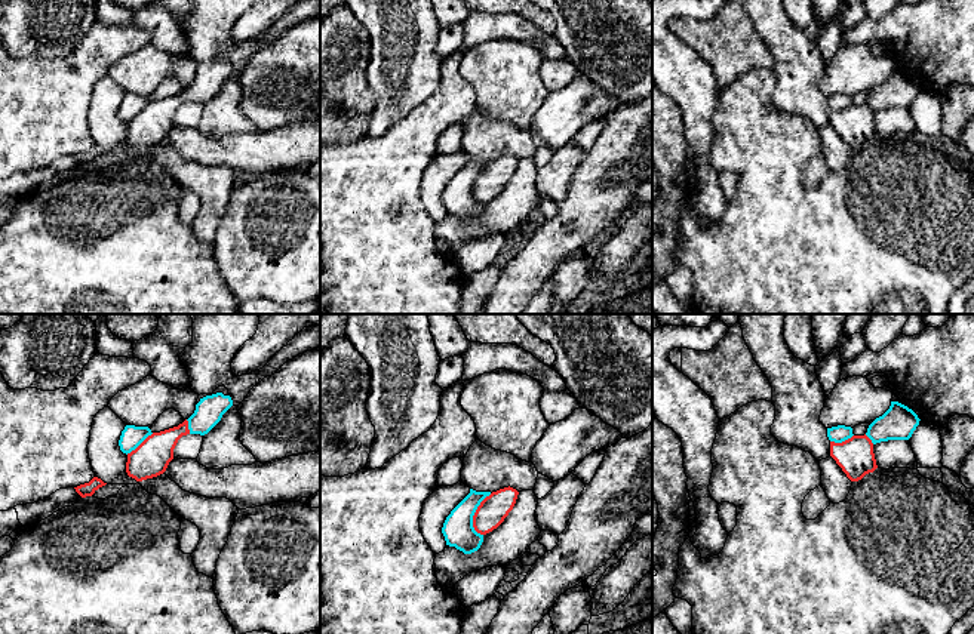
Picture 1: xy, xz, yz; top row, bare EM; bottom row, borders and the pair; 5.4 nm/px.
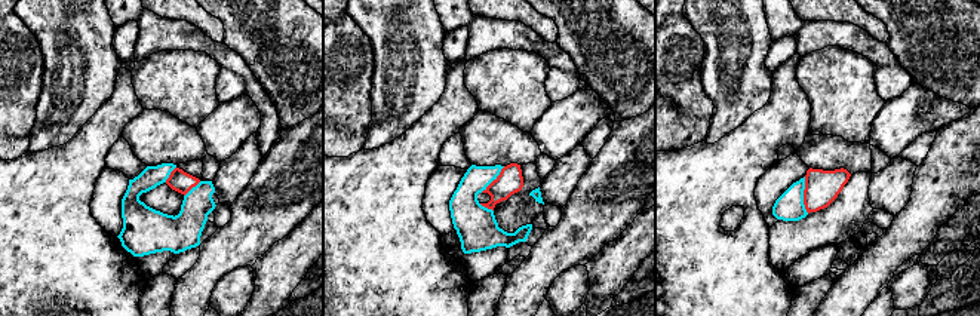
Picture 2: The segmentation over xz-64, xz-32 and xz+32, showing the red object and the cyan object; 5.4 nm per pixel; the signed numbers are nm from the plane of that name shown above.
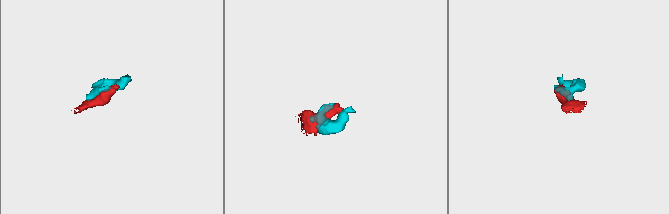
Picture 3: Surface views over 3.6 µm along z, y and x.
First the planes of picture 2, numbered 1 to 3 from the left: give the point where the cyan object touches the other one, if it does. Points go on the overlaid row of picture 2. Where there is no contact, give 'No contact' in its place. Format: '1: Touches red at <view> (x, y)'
1: Touches red at xz-64 (191, 187)
2: Touches red at xz-32 (494, 180)
3: Touches red at xz+32 (804, 195)

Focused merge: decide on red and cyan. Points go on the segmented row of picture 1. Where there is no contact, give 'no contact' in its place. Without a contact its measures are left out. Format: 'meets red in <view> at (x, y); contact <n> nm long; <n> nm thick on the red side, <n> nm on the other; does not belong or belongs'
meets red in xz at (475, 514); contact 240 nm long; 160 nm thick on the red side, 170 nm on the other; belongs

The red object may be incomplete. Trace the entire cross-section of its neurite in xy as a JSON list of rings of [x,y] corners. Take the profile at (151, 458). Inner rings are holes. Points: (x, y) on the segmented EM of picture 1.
[[[218,387],[212,394],[200,394],[194,413],[178,427],[153,433],[148,427],[126,425],[119,446],[127,455],[127,476],[142,481],[163,474],[178,440],[187,434],[208,434],[231,406],[228,390]]]

